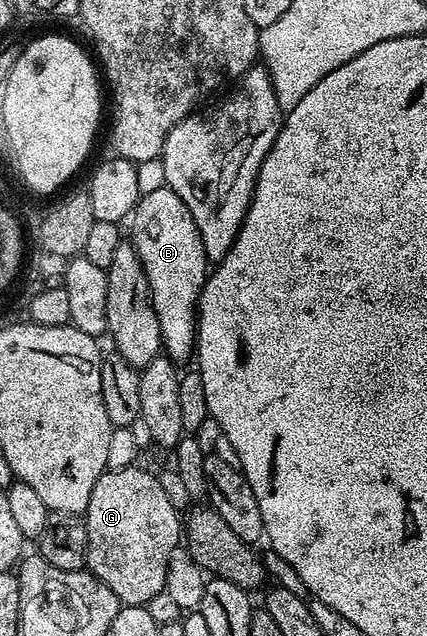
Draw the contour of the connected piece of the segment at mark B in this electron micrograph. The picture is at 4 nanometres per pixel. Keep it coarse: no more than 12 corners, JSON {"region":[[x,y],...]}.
{"region":[[165,185],[132,212],[148,303],[171,360],[196,351],[208,260]]}

